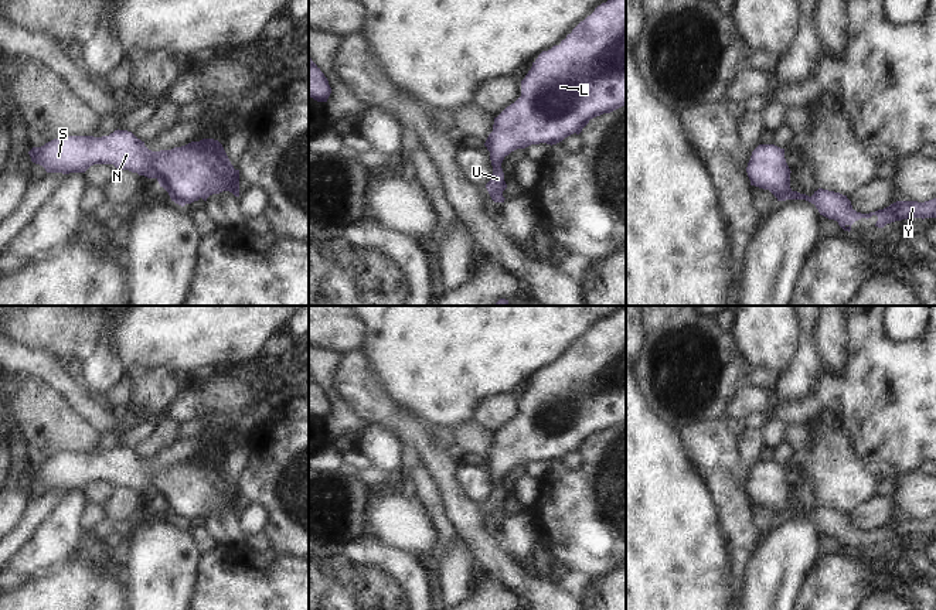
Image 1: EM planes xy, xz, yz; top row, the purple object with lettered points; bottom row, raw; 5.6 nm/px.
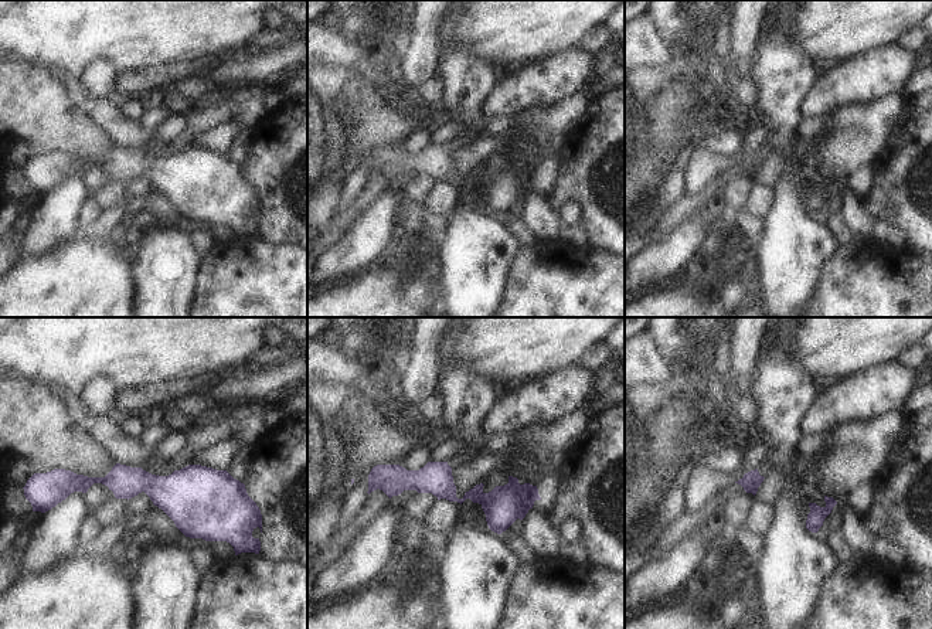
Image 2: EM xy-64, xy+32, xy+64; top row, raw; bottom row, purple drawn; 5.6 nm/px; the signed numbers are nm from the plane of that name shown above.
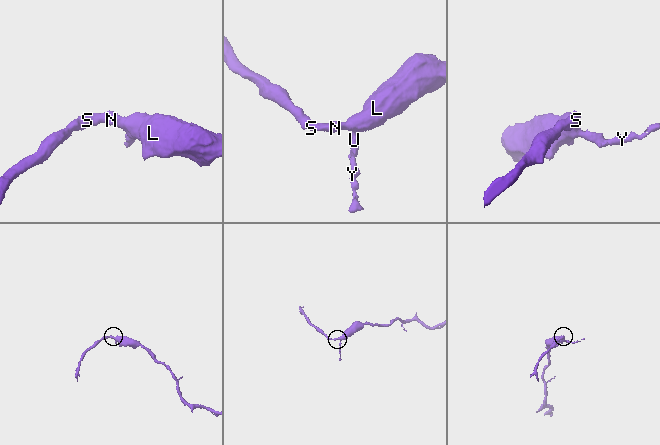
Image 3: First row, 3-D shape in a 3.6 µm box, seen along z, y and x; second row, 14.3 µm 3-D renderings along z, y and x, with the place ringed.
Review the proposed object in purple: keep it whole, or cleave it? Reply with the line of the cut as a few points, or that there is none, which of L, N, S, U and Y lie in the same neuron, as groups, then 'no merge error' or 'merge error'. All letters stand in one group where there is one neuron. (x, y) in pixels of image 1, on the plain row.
no cut | L N S U Y | no merge error

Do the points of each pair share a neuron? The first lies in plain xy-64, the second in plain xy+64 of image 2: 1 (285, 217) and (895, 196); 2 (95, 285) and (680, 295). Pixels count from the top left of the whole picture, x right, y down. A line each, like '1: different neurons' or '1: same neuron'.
1: same neuron
2: same neuron

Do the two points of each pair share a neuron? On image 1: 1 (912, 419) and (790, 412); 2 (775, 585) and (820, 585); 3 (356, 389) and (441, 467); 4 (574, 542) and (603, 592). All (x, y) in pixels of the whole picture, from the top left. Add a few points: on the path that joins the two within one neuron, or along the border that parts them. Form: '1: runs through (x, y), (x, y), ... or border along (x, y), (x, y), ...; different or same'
1: runs through (882, 402), (820, 402); same
2: border along (820, 556), (799, 595); different
3: runs through (378, 408), (398, 419), (424, 445); same
4: border along (611, 573), (592, 582); different

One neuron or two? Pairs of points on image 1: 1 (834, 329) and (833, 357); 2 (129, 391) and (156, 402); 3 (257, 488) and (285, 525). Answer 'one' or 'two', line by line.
1: one
2: two
3: one

